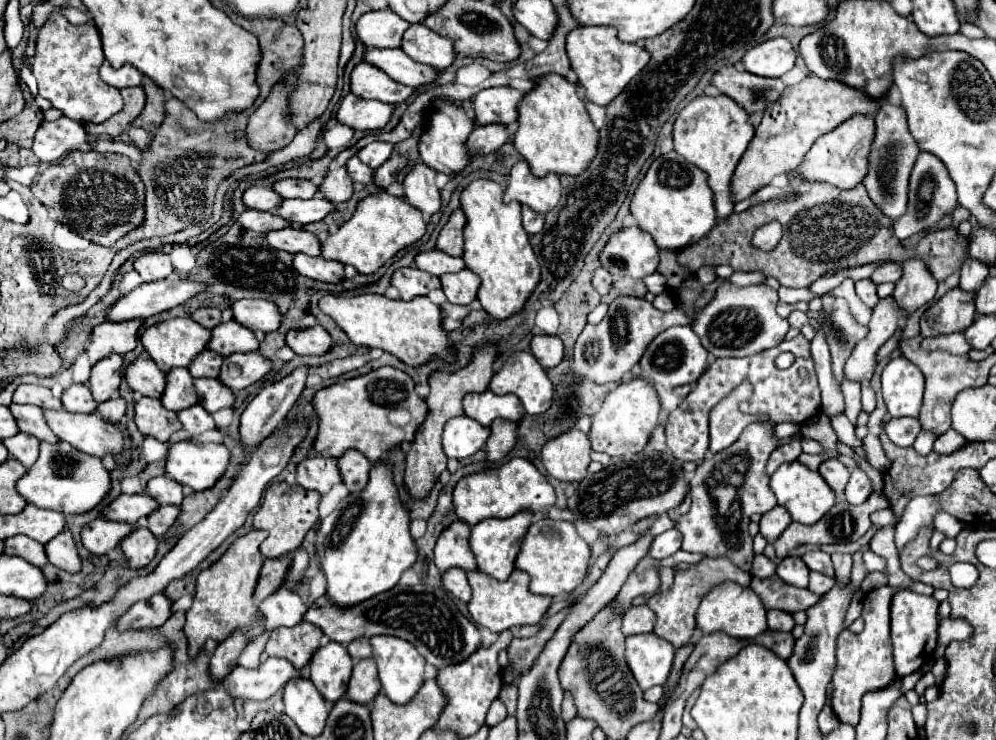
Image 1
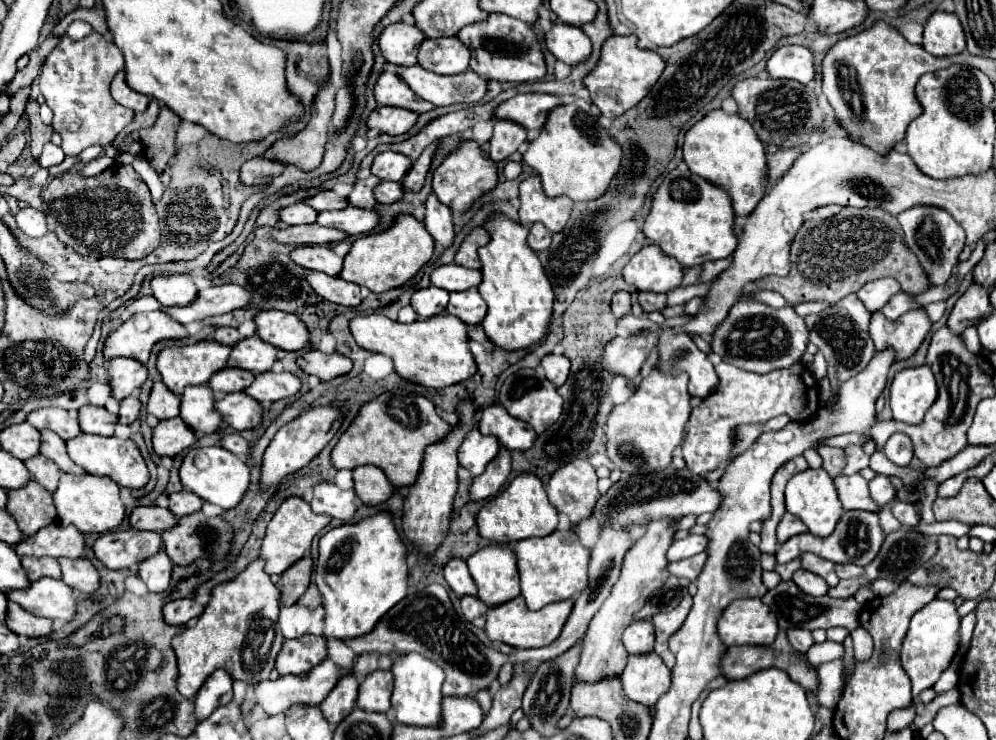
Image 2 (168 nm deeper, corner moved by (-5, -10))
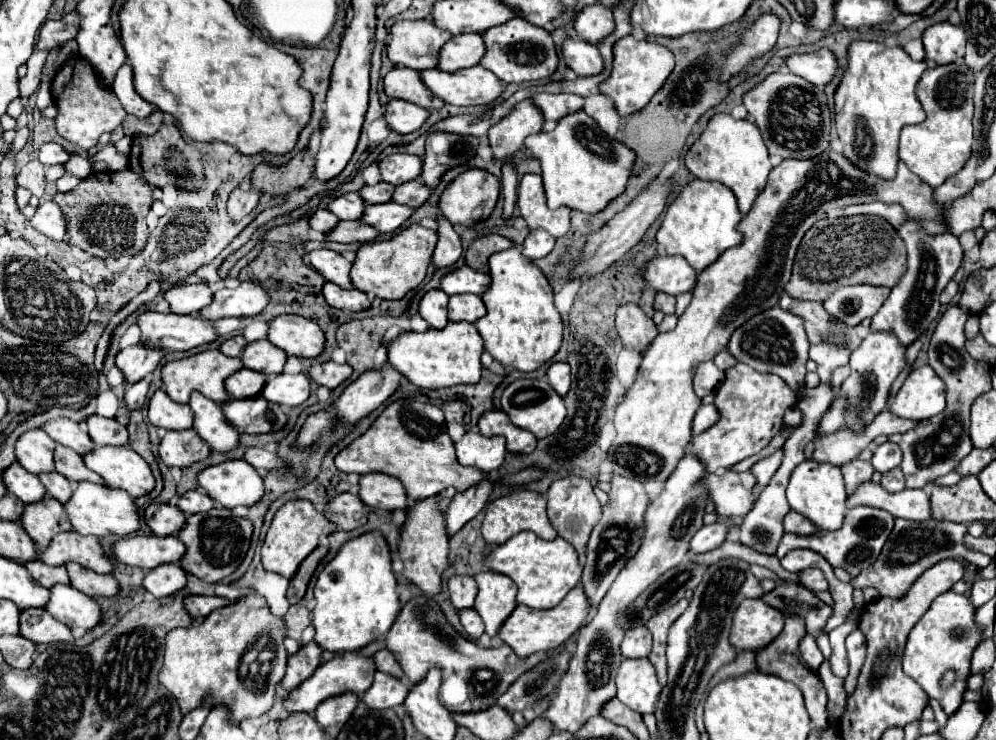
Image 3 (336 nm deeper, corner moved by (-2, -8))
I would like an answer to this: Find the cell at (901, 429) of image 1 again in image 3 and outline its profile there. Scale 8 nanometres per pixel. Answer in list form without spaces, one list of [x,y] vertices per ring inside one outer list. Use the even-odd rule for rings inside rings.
[[[885,442],[881,444],[875,454],[873,454],[873,460],[871,460],[873,468],[879,470],[881,474],[891,470],[891,468],[897,468],[901,464],[901,448],[897,448],[897,444],[893,442]]]

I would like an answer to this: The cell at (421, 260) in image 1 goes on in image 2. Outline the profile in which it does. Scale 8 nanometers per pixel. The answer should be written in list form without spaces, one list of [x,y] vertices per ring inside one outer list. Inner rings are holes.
[[[446,264],[436,268],[430,278],[432,284],[438,288],[444,288],[448,292],[464,292],[482,282],[482,272],[464,268],[460,264]]]

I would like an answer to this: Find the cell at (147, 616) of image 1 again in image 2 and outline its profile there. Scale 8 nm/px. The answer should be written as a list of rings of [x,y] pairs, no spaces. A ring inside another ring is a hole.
[[[194,598],[172,600],[164,606],[164,618],[172,626],[188,624],[192,618],[198,618],[202,612],[204,612],[204,606],[198,604]]]

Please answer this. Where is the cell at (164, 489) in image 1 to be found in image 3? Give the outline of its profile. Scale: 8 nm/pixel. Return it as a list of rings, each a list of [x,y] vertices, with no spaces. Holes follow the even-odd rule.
[[[197,488],[197,490],[185,492],[185,494],[179,498],[177,508],[189,516],[189,514],[197,514],[197,512],[207,512],[207,510],[211,510],[211,508],[213,508],[213,500],[211,500],[201,488]]]

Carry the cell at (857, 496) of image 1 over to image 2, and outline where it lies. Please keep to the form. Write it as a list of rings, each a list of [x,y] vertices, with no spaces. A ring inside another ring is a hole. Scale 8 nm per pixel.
[[[876,476],[874,480],[870,480],[870,494],[872,494],[874,502],[888,504],[896,496],[896,490],[886,476]]]

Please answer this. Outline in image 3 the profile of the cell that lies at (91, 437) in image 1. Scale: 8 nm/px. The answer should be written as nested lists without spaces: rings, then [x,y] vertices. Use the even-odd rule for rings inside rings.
[[[127,444],[95,446],[93,452],[83,456],[83,462],[89,470],[97,472],[105,480],[105,486],[125,490],[131,498],[143,496],[155,486],[149,464]]]

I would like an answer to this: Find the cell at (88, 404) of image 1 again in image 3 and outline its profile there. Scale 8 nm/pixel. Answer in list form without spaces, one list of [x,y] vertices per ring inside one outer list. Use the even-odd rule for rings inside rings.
[[[97,414],[87,416],[87,432],[89,438],[97,444],[97,446],[121,446],[127,444],[127,428],[123,424],[119,424],[115,418],[103,418]]]

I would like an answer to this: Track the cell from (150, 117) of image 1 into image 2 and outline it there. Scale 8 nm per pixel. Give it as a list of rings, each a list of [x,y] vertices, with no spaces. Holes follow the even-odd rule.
[[[162,106],[156,126],[140,130],[142,156],[148,160],[148,164],[158,174],[162,174],[166,170],[166,166],[172,162],[172,158],[176,154],[178,124],[180,124],[180,118],[176,118],[176,114],[172,114],[172,110]]]

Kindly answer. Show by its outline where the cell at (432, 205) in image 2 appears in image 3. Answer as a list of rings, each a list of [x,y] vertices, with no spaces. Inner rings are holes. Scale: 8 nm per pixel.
[[[437,216],[437,246],[435,246],[435,254],[433,254],[433,262],[435,266],[443,268],[443,266],[451,266],[457,262],[457,258],[461,256],[463,248],[461,248],[461,240],[455,234],[453,226],[449,224],[449,220],[445,220],[445,216]]]

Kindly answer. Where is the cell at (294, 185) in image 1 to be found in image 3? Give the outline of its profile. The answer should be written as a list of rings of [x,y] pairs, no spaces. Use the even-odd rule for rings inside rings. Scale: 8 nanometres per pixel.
[[[347,192],[343,196],[333,198],[327,204],[327,210],[333,212],[341,220],[359,220],[363,214],[363,206],[365,202],[357,196],[357,192]]]

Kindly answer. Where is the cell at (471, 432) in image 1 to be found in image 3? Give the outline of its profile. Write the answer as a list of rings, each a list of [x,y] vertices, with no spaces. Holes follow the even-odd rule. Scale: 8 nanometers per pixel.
[[[469,430],[457,444],[457,460],[463,466],[473,466],[483,472],[497,470],[505,458],[503,436],[481,436],[479,430]]]

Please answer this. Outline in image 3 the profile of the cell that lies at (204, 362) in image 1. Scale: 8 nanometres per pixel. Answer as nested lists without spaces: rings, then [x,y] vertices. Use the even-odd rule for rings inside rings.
[[[241,368],[237,374],[225,380],[225,390],[233,398],[249,398],[249,396],[257,396],[265,386],[265,382],[267,382],[265,374]]]

